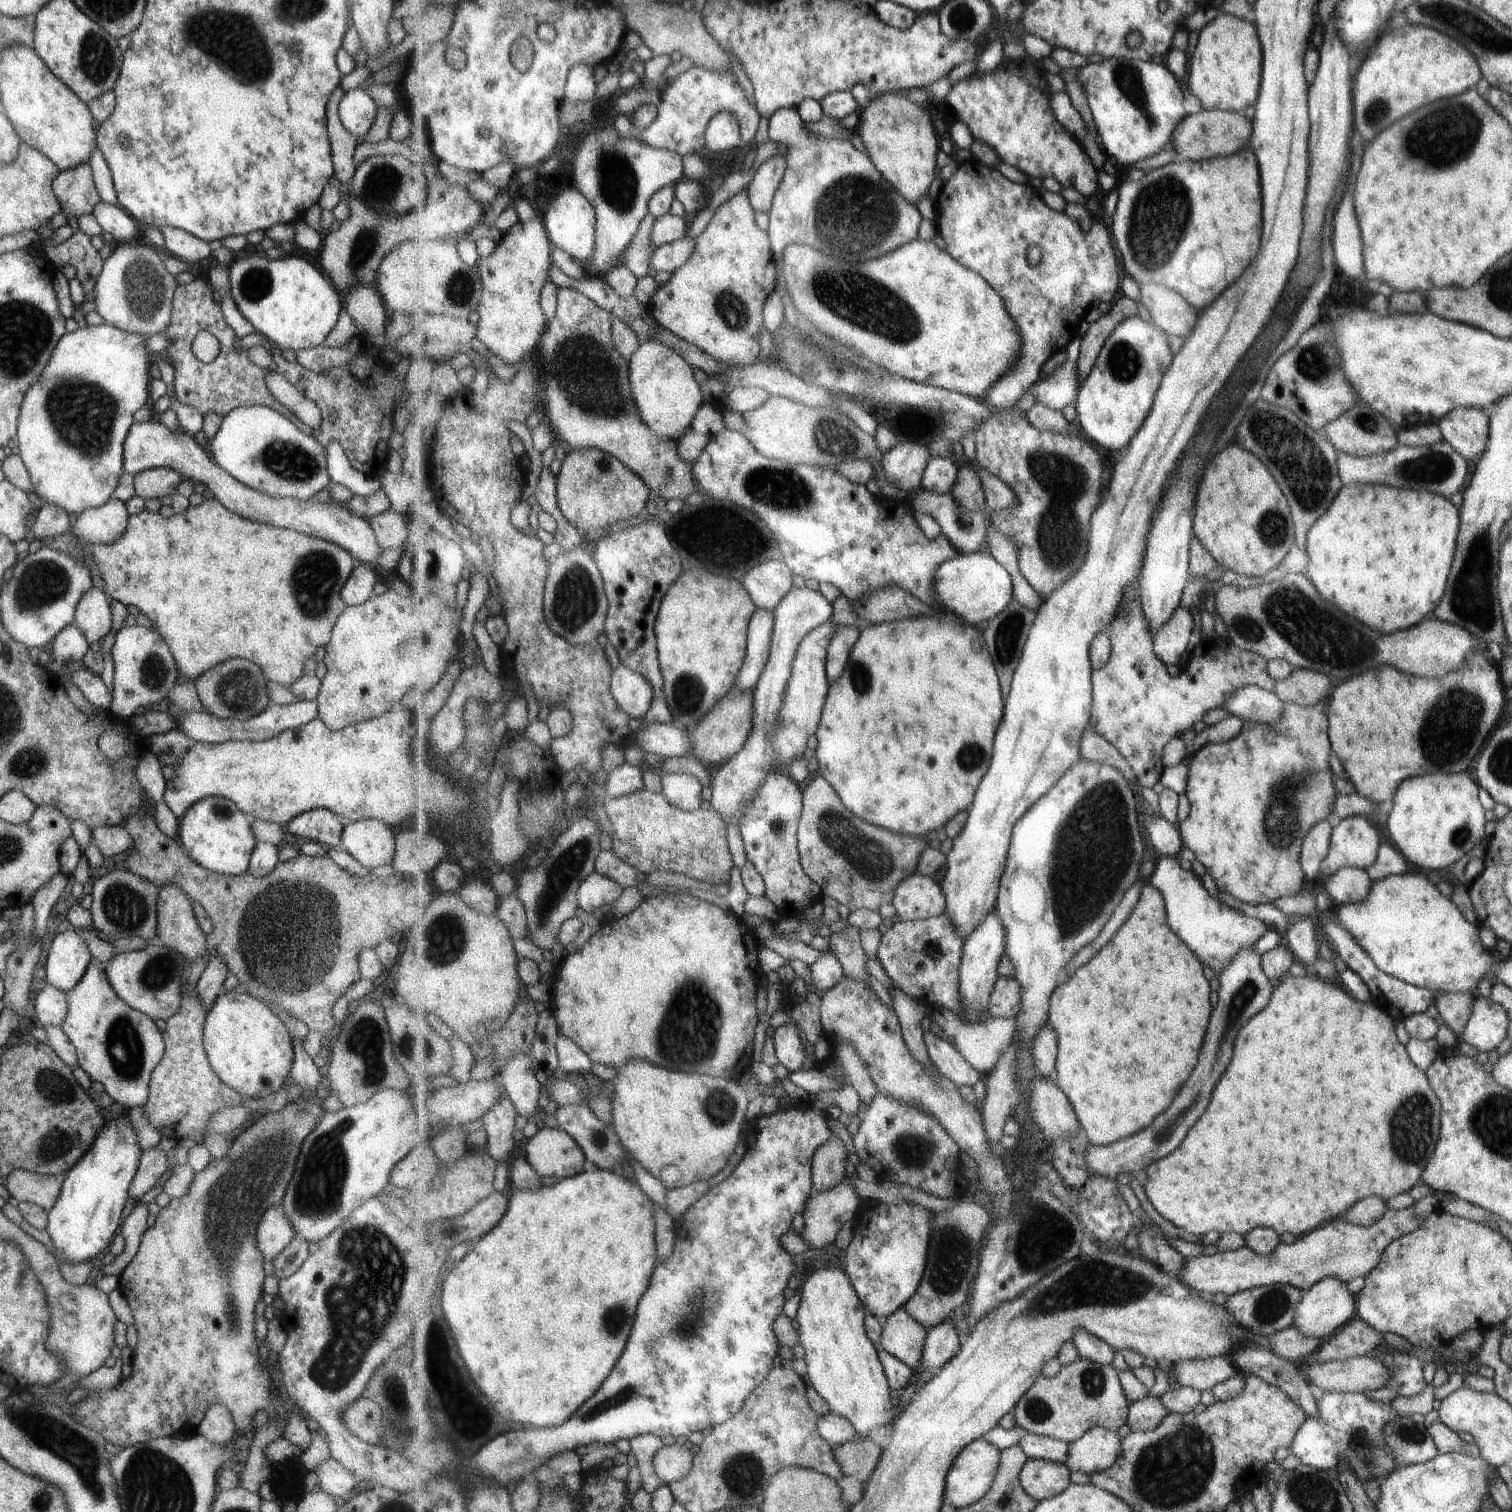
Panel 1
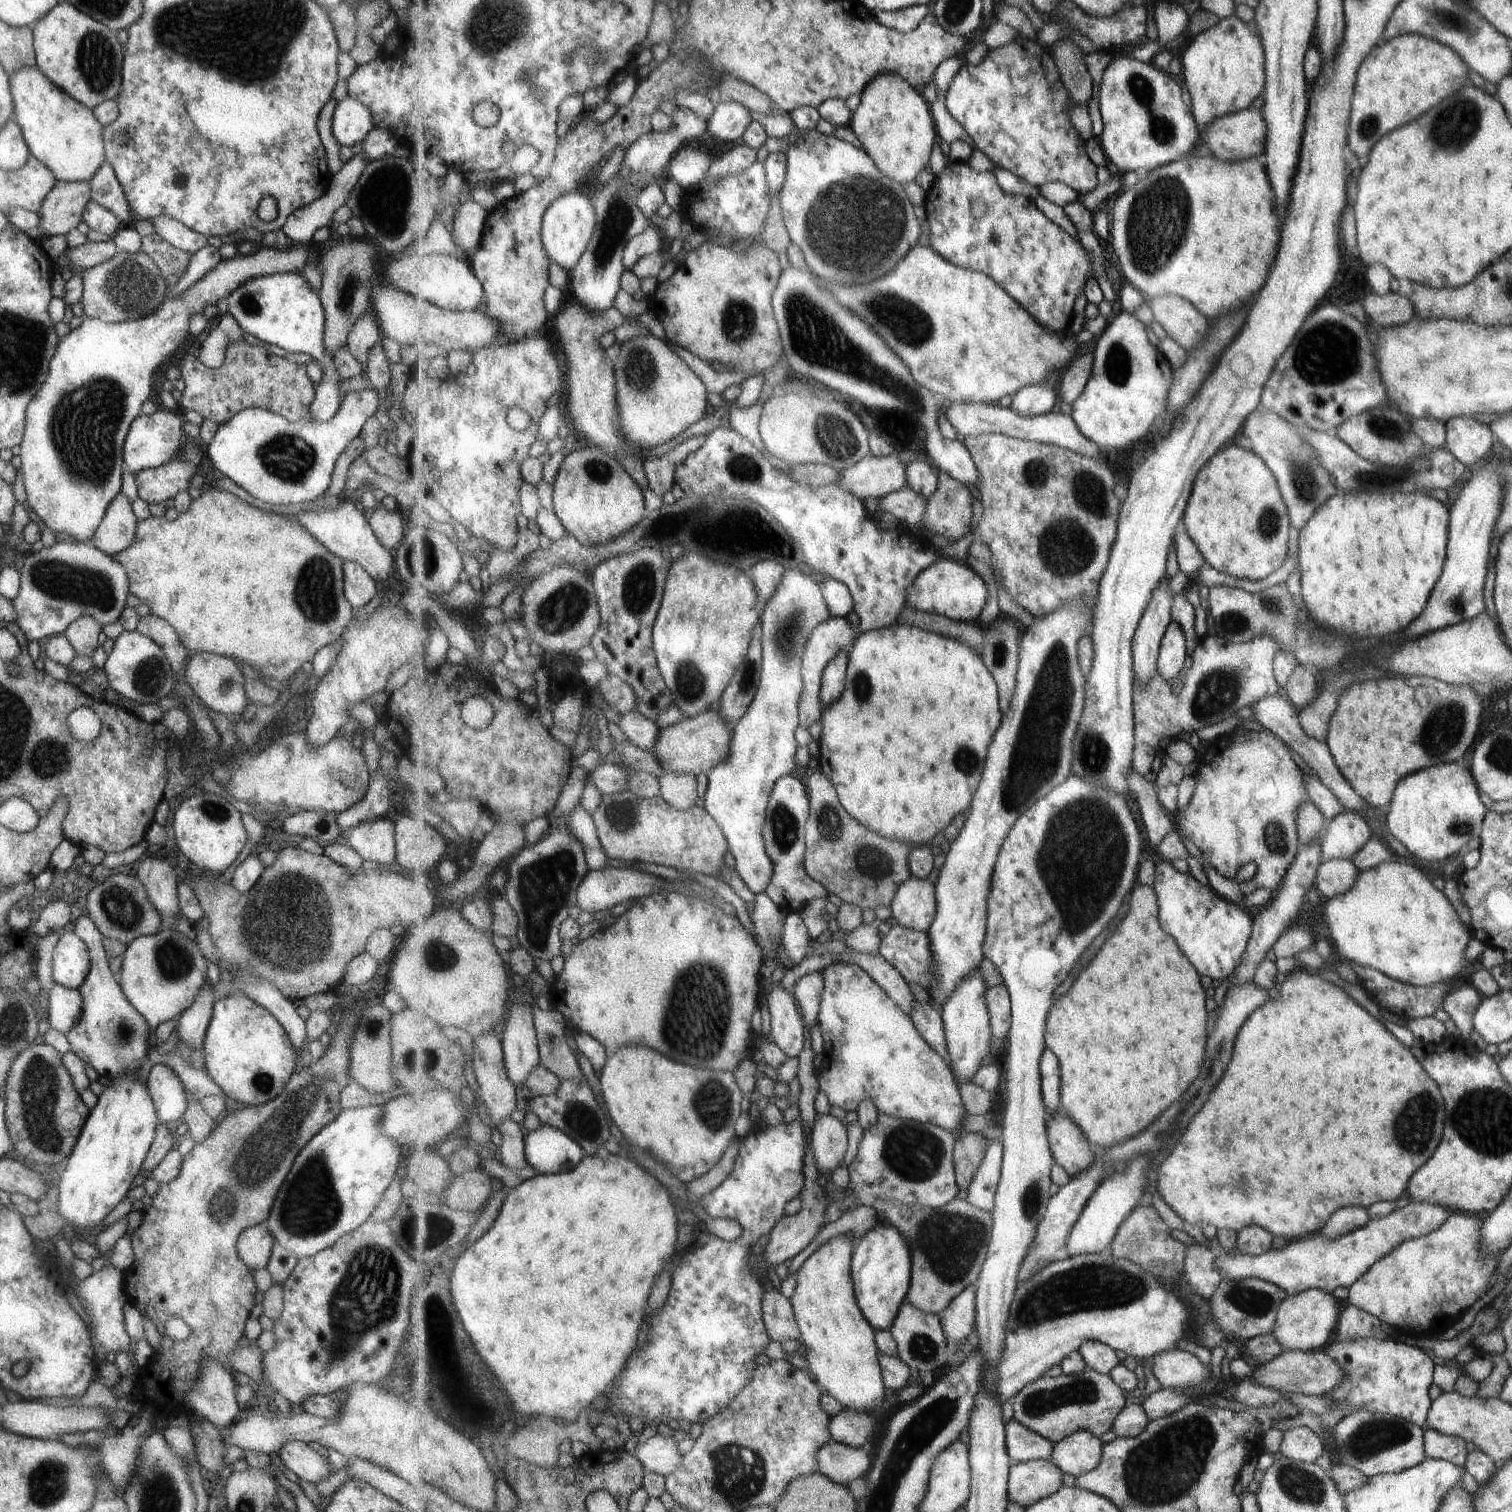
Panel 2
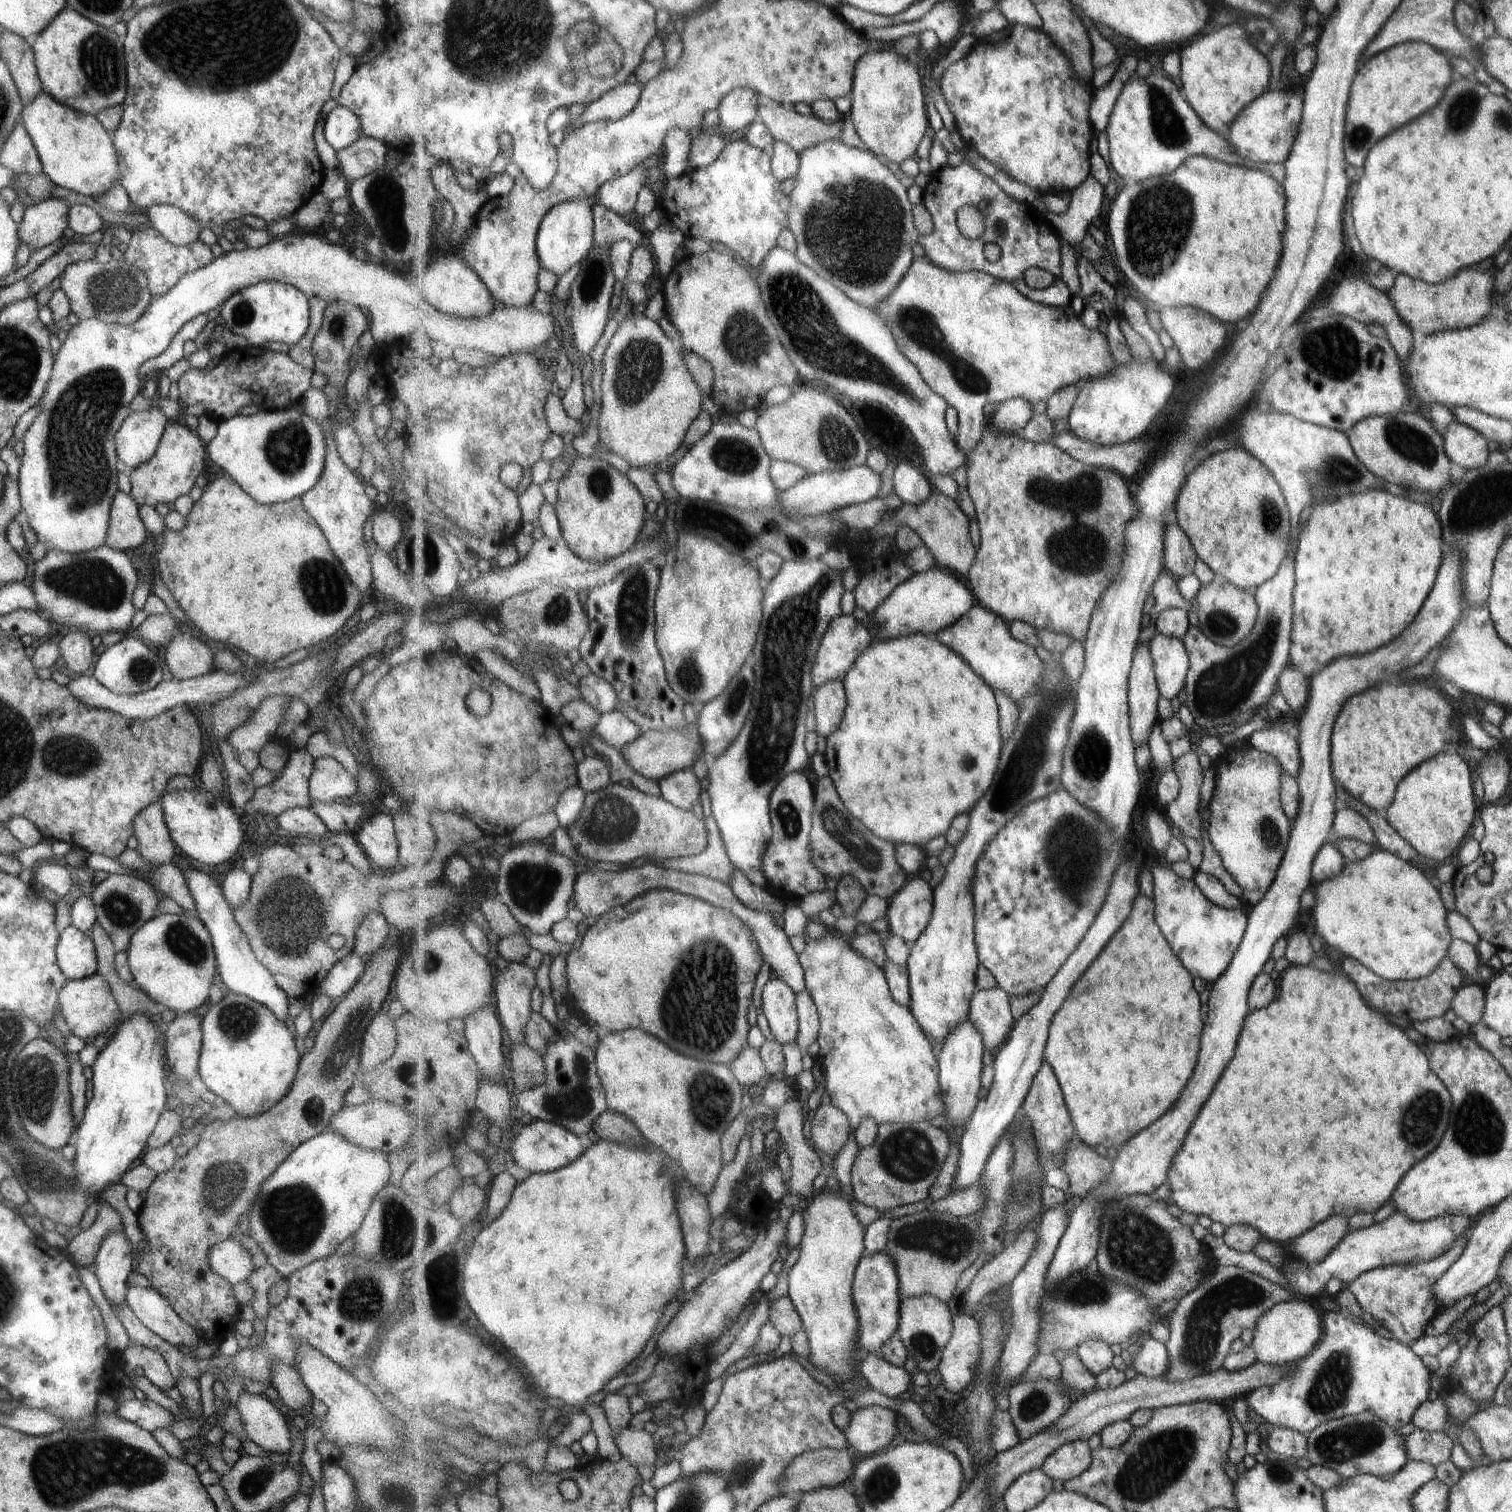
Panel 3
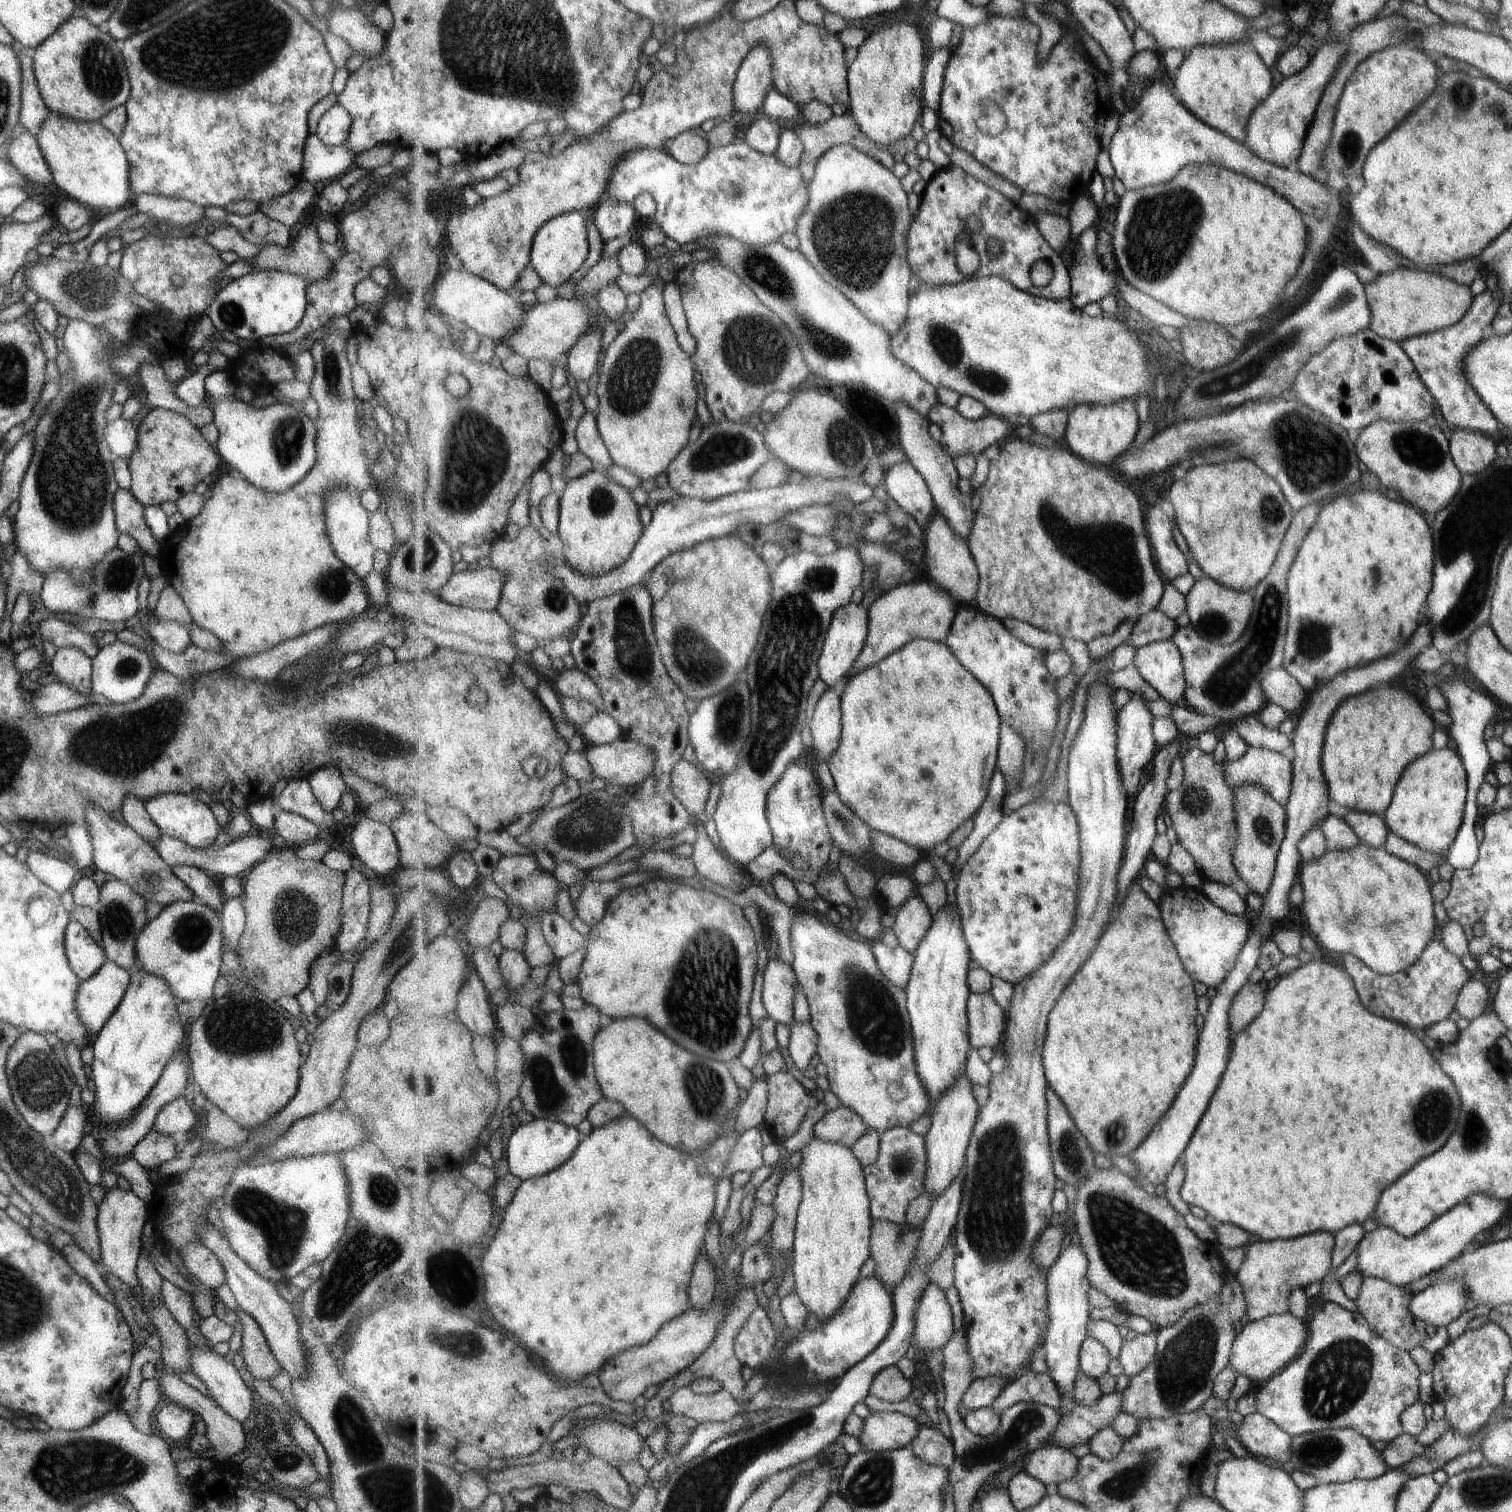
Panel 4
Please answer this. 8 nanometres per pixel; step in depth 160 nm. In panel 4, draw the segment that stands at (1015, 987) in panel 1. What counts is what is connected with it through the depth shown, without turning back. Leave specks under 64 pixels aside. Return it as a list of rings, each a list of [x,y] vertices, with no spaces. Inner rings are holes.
[[[972,993],[968,998],[968,1021],[972,1049],[997,1046],[1008,1029],[1007,1011],[1003,1010],[991,993]]]

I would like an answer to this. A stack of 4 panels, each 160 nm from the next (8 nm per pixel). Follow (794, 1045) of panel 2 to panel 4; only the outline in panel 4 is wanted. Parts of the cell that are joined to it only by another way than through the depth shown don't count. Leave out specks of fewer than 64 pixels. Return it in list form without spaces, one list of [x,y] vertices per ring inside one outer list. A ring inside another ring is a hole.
[[[779,955],[769,959],[763,977],[762,1002],[776,1023],[795,1024],[797,989],[798,978],[792,965],[779,960]]]

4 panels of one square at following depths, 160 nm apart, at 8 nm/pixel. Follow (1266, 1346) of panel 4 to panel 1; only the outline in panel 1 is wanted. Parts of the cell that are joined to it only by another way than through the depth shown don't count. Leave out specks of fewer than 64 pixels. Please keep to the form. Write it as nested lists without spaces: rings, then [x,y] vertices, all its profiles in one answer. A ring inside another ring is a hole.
[[[1325,1276],[1302,1294],[1301,1302],[1295,1306],[1292,1326],[1305,1338],[1313,1336],[1323,1340],[1330,1337],[1339,1326],[1348,1322],[1355,1312],[1356,1298],[1347,1290],[1346,1283],[1341,1282],[1339,1278]]]

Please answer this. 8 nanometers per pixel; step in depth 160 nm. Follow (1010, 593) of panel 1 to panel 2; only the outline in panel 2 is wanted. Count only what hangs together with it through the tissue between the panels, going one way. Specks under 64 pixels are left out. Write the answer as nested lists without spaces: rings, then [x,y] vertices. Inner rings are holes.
[[[941,556],[912,584],[905,604],[919,612],[937,613],[959,622],[977,622],[987,606],[987,600],[989,590],[985,580],[973,571],[967,561]]]

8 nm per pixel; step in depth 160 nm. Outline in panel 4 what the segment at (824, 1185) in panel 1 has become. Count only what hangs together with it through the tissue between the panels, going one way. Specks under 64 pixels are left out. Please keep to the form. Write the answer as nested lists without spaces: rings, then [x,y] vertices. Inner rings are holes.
[[[845,1105],[825,1112],[814,1125],[814,1134],[823,1140],[855,1146],[857,1141],[869,1130],[864,1118]]]

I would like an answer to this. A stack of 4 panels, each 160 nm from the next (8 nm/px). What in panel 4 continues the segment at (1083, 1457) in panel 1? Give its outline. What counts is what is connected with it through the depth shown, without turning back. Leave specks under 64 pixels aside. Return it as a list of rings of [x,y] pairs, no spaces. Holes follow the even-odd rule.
[[[1057,1445],[1039,1448],[1023,1460],[1023,1472],[1044,1482],[1047,1486],[1058,1485],[1060,1482],[1072,1479],[1079,1466],[1079,1459],[1075,1458],[1069,1449]]]

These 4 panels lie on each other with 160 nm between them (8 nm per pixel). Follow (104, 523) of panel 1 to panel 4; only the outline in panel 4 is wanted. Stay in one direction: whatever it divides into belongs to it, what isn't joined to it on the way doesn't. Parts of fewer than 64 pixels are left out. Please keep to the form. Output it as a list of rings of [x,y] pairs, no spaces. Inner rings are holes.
[[[118,488],[112,498],[112,507],[118,534],[131,536],[143,554],[156,558],[159,544],[153,540],[151,532],[145,526],[142,504],[136,501],[130,491]]]

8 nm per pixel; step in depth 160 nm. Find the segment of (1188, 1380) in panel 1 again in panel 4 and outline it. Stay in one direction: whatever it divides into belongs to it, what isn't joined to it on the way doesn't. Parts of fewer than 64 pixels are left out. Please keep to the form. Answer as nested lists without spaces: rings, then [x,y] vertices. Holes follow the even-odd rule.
[[[1156,1330],[1146,1335],[1133,1335],[1132,1338],[1126,1338],[1124,1345],[1122,1346],[1121,1354],[1118,1359],[1124,1366],[1124,1374],[1129,1378],[1133,1378],[1135,1375],[1140,1375],[1145,1368],[1153,1366],[1156,1363],[1156,1356],[1158,1351],[1158,1333]]]

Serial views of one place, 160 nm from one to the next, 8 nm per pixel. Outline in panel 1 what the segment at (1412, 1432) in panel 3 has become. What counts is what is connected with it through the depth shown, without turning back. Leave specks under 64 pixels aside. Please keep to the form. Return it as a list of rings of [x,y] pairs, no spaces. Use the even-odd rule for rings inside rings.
[[[1431,1410],[1423,1421],[1423,1426],[1427,1434],[1431,1436],[1438,1454],[1458,1453],[1471,1456],[1471,1458],[1480,1457],[1479,1450],[1474,1443],[1466,1444],[1462,1442],[1449,1428],[1446,1428],[1443,1424],[1438,1424],[1438,1420],[1438,1412]]]

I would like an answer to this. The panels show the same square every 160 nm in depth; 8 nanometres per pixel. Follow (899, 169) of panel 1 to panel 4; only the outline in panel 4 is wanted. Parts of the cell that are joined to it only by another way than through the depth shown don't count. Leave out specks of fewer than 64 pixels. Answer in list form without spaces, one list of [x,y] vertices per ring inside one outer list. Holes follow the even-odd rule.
[[[905,19],[894,21],[889,26],[881,27],[869,33],[865,42],[858,48],[856,59],[848,67],[848,92],[850,97],[849,112],[855,117],[861,130],[873,144],[892,145],[901,138],[912,134],[915,123],[925,108],[924,74],[925,46],[919,30]]]

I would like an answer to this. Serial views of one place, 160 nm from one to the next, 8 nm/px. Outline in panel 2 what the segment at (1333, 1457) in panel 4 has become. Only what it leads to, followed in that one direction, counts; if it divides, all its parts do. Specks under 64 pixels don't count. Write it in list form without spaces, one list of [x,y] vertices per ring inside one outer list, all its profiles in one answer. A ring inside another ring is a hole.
[[[1351,1412],[1327,1430],[1336,1462],[1359,1471],[1364,1477],[1398,1473],[1424,1459],[1423,1430],[1406,1420],[1385,1413]]]

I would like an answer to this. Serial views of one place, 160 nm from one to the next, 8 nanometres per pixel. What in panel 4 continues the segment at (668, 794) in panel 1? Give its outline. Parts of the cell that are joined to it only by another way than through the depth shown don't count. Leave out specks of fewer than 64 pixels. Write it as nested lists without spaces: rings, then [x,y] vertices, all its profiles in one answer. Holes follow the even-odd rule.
[[[684,759],[676,764],[672,772],[674,793],[695,817],[705,813],[708,805],[712,781],[706,777],[691,762]]]

